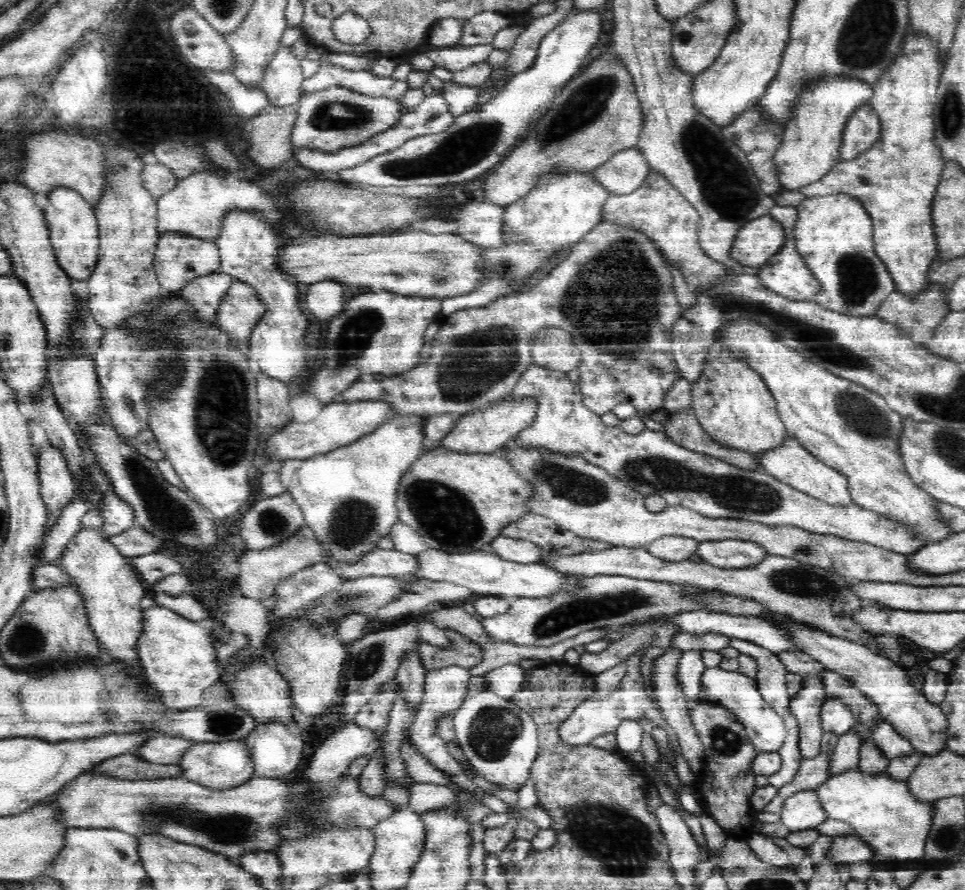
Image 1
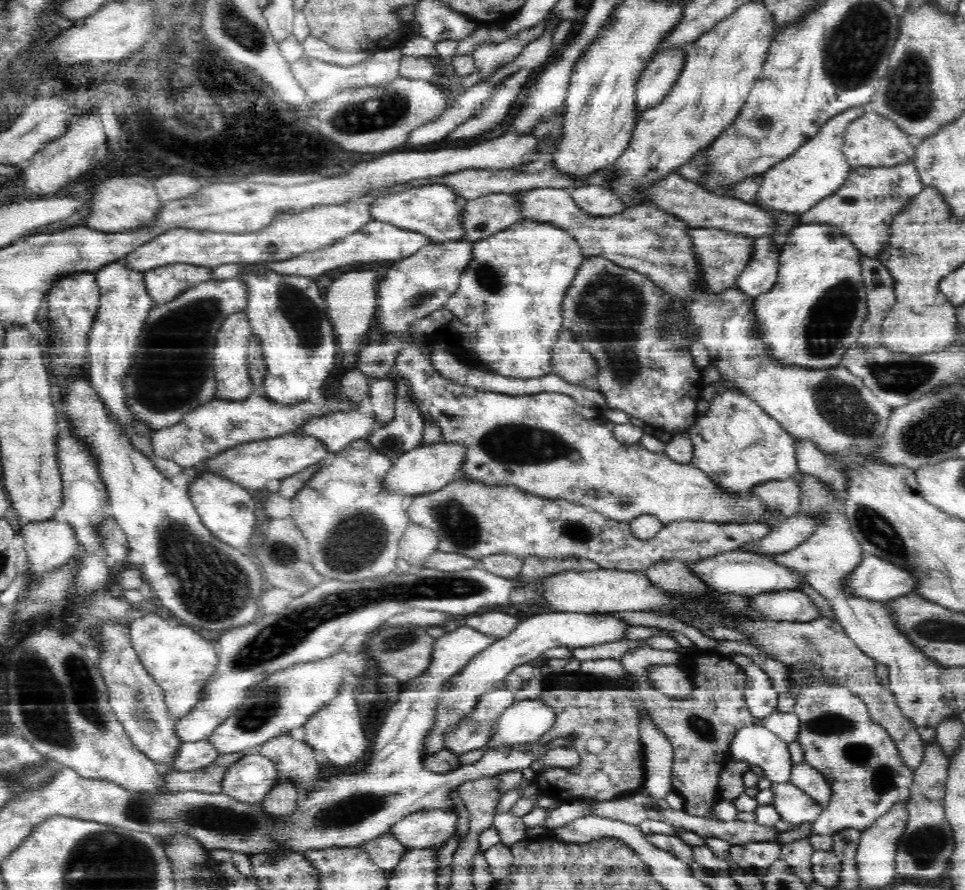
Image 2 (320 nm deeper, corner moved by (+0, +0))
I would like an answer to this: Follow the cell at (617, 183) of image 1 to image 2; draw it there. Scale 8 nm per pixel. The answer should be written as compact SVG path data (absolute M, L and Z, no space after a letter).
M582 184L580 187L568 187L566 192L569 192L577 205L590 215L608 216L621 213L626 208L622 197L602 184Z

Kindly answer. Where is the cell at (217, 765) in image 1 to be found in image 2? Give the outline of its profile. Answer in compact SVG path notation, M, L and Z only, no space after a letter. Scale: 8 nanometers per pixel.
M253 749L227 766L220 784L224 794L244 803L254 804L255 801L263 801L278 780L274 761L258 749Z

